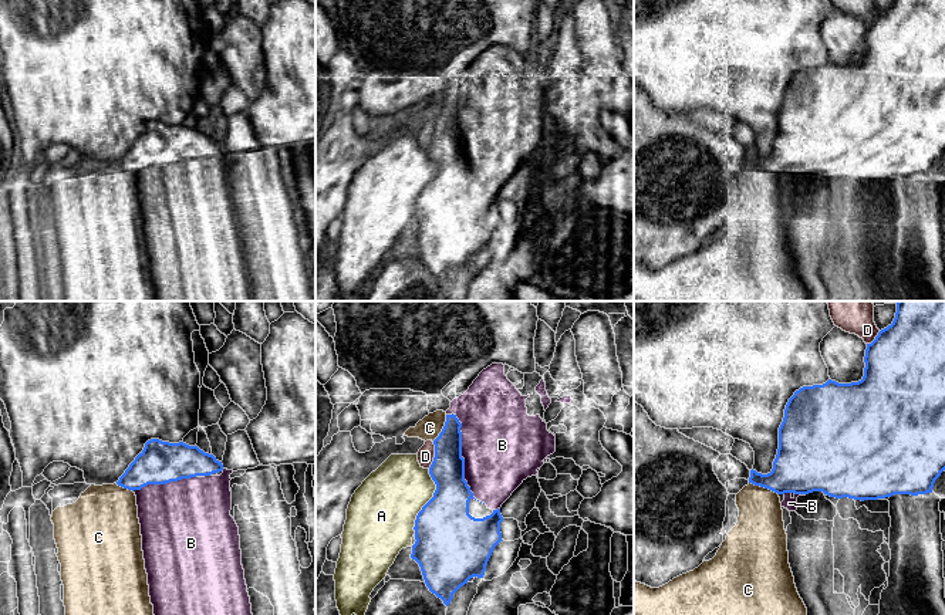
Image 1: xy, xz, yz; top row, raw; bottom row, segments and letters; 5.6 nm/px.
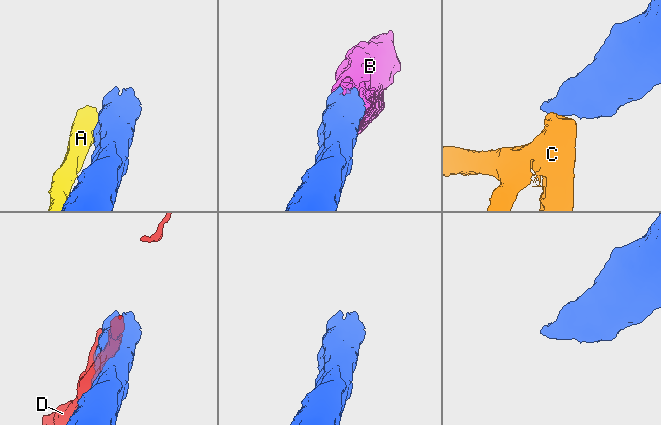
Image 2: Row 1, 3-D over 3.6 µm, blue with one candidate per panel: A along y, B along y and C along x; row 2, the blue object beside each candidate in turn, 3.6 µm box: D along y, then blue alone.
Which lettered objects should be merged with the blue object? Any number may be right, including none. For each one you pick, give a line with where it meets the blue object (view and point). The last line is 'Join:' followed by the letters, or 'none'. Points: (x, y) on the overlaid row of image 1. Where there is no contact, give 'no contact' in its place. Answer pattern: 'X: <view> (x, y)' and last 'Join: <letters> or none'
B: xz (462, 458)
Join: B

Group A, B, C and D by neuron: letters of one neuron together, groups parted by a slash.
A C / B / D

